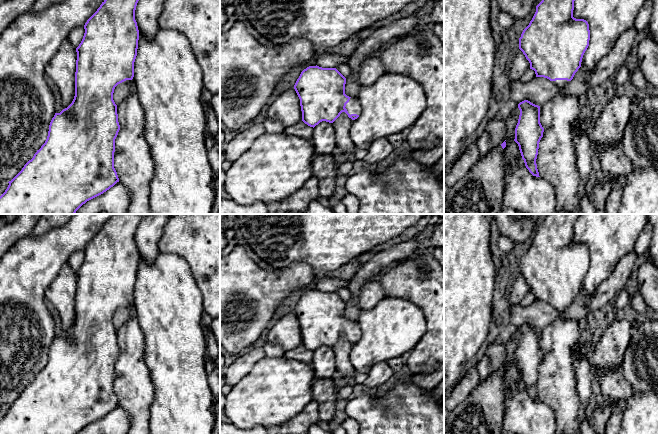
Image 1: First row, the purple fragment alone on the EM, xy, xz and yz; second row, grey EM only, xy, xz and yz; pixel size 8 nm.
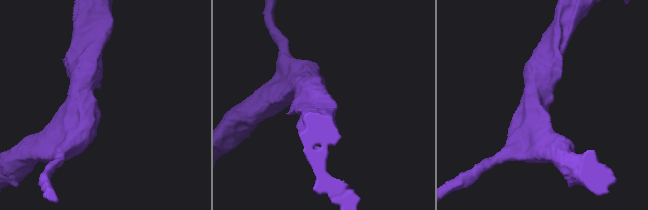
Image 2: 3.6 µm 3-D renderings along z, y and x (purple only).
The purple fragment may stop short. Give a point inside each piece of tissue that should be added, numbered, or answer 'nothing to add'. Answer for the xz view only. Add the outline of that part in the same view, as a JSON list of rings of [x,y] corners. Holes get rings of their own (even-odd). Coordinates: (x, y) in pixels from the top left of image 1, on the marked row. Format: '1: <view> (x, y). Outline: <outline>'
1: xz (353, 107). Outline: [[[350,98],[349,102],[346,104],[345,107],[348,113],[360,115],[362,112],[362,108],[359,104],[359,100],[357,98]]]

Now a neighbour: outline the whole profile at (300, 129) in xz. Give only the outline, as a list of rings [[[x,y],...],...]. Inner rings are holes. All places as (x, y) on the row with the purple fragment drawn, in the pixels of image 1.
[[[299,121],[298,123],[286,127],[284,129],[284,133],[287,135],[295,135],[297,137],[301,137],[303,139],[312,139],[314,128],[308,126],[303,121]]]

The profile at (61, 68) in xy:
[[[66,38],[44,68],[46,77],[61,96],[63,109],[72,103],[75,96],[76,60],[76,49]]]

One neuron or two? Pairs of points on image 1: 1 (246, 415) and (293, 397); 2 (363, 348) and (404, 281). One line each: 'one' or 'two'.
1: one
2: two

